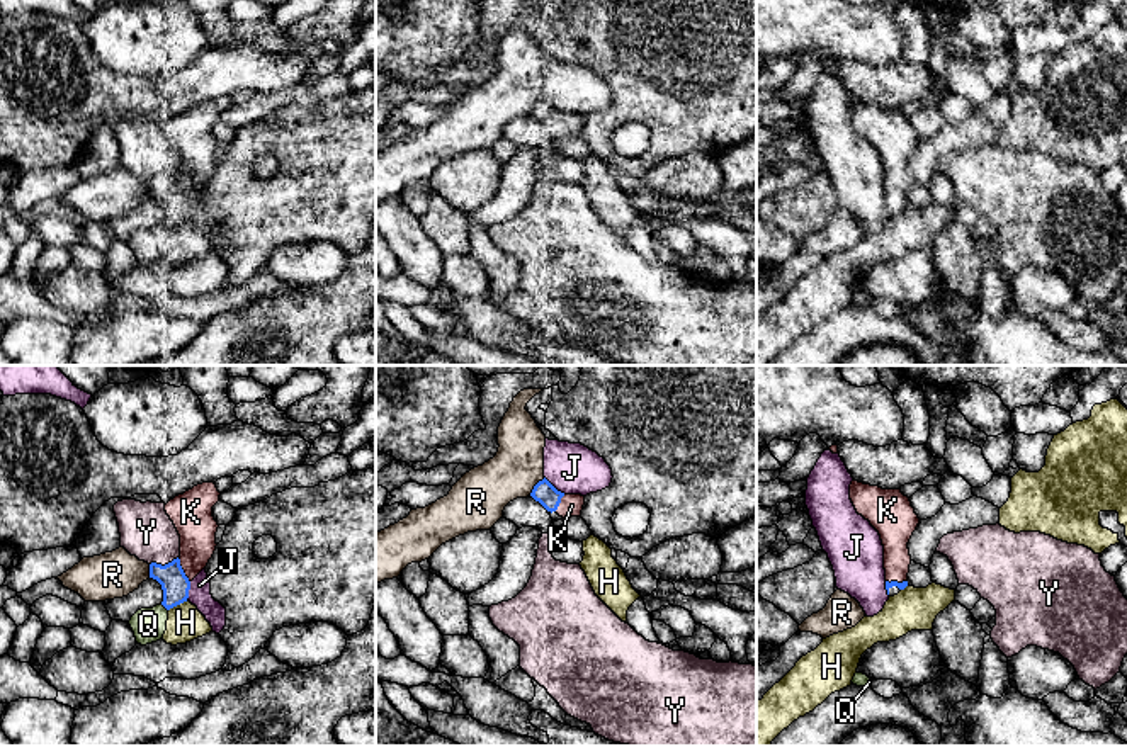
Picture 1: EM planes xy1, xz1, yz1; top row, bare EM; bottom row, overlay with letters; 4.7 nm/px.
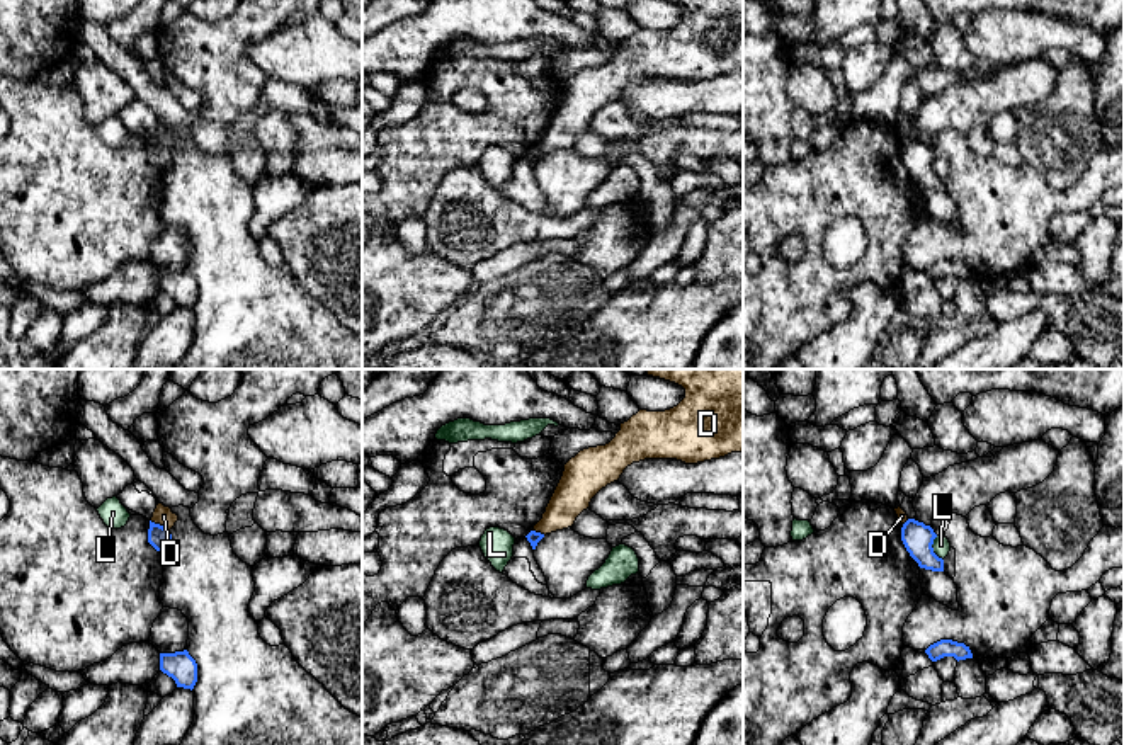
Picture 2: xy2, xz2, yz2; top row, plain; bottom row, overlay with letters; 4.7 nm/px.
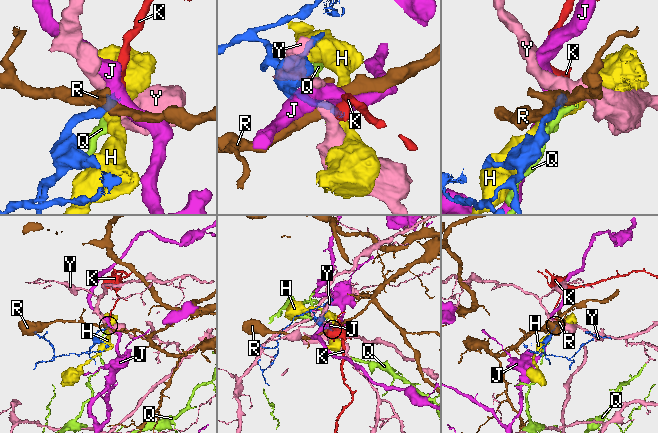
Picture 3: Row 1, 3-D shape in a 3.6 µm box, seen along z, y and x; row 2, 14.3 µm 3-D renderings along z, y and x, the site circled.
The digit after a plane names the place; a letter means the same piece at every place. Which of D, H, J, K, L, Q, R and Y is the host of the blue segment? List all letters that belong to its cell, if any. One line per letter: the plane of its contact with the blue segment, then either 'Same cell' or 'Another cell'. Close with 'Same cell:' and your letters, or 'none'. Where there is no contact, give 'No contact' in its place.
D: Touches blue in xy2. Another cell
H: Touches blue in xy1. Another cell
J: Touches blue in xz1. Another cell
K: Touches blue in xy1. Same cell
L: Touches blue in yz2. Another cell
Q: Touches blue in xy1. Another cell
R: Touches blue in xz1. Another cell
Y: Touches blue in xy1. Another cell
Same cell: K

